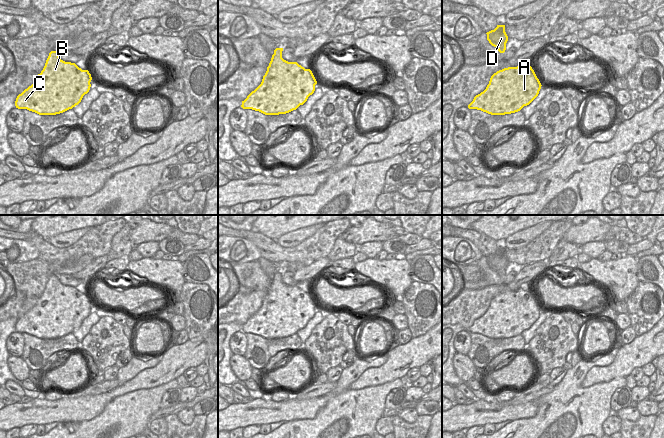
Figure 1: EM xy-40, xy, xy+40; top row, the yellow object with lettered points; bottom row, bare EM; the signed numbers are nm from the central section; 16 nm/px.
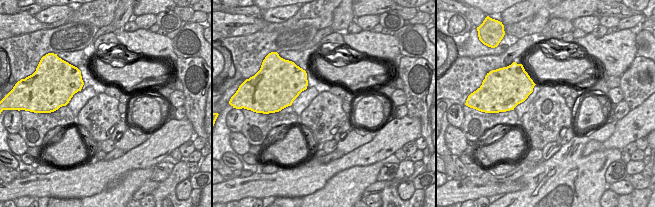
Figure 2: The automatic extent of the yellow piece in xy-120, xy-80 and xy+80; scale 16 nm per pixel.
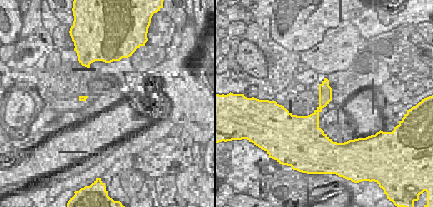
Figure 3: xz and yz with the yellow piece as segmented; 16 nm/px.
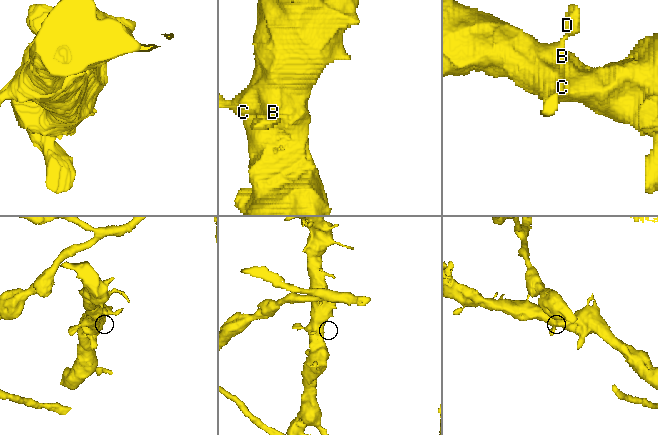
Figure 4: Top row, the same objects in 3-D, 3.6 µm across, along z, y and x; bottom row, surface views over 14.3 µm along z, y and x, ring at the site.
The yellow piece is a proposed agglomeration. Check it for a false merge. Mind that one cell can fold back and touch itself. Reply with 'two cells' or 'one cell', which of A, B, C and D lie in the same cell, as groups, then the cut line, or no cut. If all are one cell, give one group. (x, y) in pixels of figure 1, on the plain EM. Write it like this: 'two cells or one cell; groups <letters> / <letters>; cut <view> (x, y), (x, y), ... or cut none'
one cell; groups A B C D; cut none

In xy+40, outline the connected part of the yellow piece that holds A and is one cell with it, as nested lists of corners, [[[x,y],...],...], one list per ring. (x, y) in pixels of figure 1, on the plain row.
[[[508,291],[494,297],[486,313],[468,329],[491,339],[520,335],[539,318],[541,307],[532,291]]]

